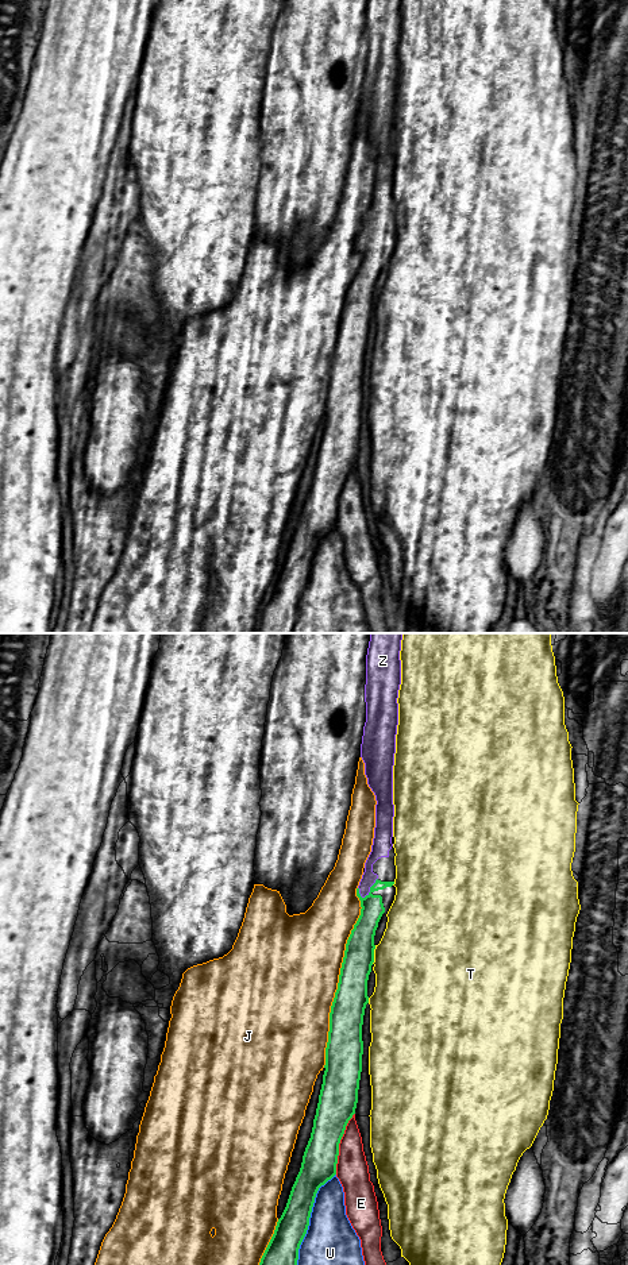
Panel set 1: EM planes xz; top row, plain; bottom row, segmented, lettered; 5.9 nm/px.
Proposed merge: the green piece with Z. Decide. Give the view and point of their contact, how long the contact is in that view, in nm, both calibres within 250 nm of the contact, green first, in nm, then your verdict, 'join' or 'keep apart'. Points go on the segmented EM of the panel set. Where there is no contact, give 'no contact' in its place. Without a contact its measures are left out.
contact xz (370, 889); length 160 nm; calibres 130 and 110 nm; join

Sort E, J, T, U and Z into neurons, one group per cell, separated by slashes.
E / J / T / U / Z

